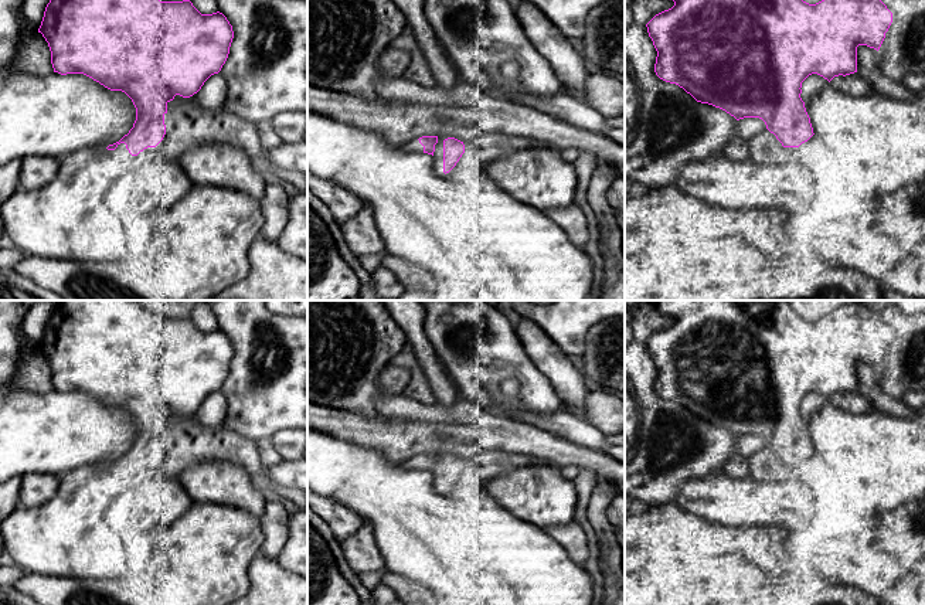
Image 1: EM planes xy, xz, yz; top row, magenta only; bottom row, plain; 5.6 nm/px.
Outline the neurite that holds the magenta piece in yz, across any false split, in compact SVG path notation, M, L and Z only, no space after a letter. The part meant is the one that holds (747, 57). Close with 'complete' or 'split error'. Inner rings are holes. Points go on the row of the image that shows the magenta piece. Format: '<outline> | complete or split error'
M673 0L674 6L656 14L647 24L649 37L657 51L654 72L670 84L676 84L690 94L697 102L708 103L720 108L734 116L737 120L744 118L759 118L765 122L766 129L776 136L785 147L785 157L781 163L800 164L812 179L812 187L802 196L796 210L782 213L782 221L778 225L779 244L775 252L789 261L824 261L832 266L857 269L863 275L871 278L881 289L898 292L907 298L925 299L925 201L918 198L918 194L911 187L902 187L894 193L877 196L860 191L856 184L846 177L843 169L836 163L832 153L823 142L813 133L810 118L806 112L806 105L800 98L802 82L812 74L817 74L829 82L839 75L850 75L857 72L857 47L867 45L880 50L885 33L892 23L892 13L881 0L822 0L816 4L809 4L803 0Z | split error

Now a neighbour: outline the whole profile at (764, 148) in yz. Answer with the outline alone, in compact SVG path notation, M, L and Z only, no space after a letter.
M768 129L755 135L749 145L749 160L758 164L781 163L785 157L785 147Z

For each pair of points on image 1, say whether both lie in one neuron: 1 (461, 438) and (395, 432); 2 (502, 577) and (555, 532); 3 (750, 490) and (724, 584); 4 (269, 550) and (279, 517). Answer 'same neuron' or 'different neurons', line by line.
1: same neuron
2: different neurons
3: different neurons
4: same neuron

